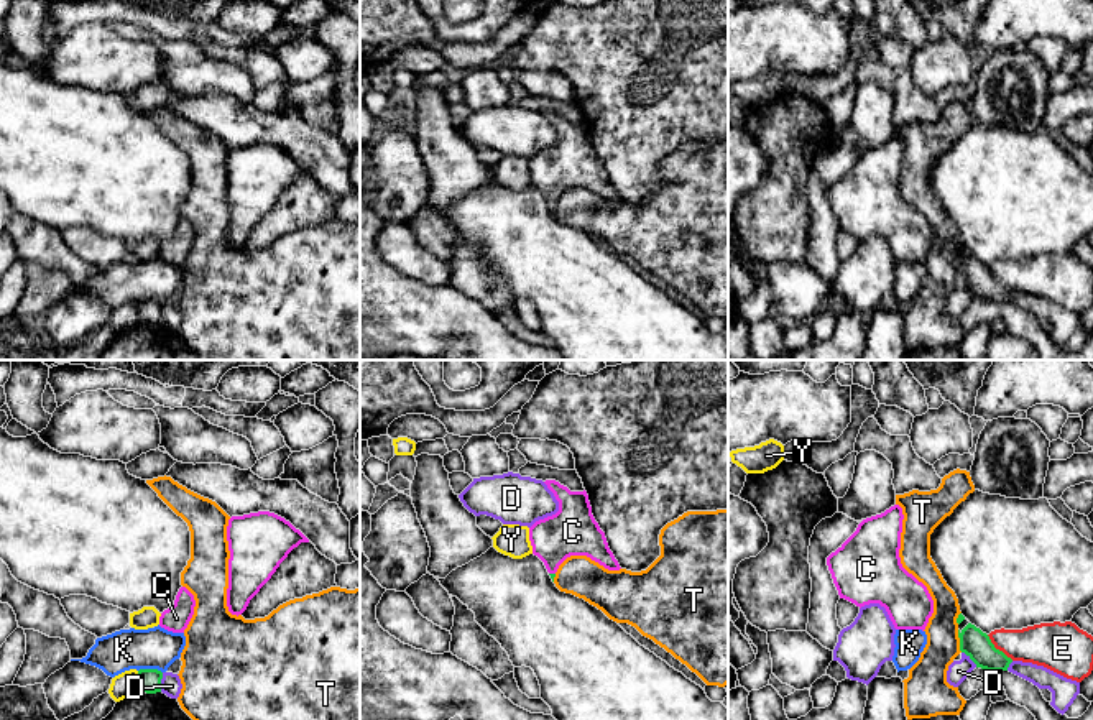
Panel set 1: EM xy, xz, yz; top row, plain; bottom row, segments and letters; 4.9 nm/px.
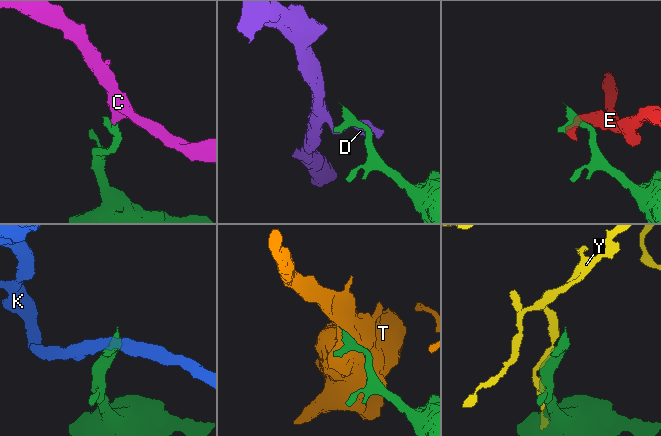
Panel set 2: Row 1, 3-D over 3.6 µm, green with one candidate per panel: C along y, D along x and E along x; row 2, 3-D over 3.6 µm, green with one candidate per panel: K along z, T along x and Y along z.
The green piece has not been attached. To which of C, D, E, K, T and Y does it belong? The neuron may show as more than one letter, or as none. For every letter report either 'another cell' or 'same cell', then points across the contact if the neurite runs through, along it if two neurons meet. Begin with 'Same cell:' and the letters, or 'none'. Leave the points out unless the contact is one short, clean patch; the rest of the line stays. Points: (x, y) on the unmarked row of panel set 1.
Same cell: C
C: same cell | across xz (553, 207), (553, 206), (553, 183), (572, 163)
D: another cell
E: another cell
K: another cell | along xy (138, 301), (158, 301), (161, 304)
T: another cell | along yz (957, 262), (962, 283)
Y: another cell

